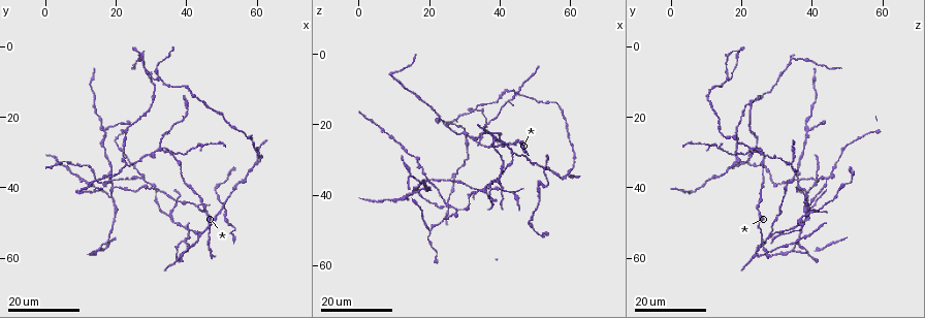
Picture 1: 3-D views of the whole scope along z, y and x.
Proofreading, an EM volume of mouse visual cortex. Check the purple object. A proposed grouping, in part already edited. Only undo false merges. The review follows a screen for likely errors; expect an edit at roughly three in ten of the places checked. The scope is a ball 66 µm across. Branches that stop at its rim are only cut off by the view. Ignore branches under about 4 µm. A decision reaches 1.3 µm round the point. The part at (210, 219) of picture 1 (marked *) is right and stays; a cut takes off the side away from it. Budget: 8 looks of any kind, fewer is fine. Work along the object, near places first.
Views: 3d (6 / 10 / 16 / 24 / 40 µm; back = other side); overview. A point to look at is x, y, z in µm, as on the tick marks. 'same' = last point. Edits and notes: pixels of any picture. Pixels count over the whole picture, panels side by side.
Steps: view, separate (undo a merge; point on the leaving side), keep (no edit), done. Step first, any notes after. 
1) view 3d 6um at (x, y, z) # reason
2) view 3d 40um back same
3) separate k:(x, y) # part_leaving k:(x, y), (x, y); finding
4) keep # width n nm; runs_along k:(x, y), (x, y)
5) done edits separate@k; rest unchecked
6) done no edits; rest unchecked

view 3d 24um at (38.0, 59.0, 24.0) # branch point

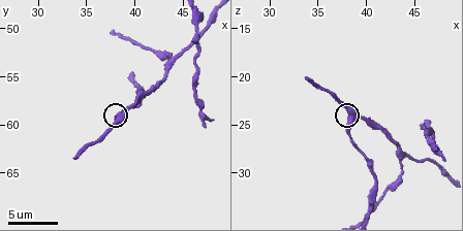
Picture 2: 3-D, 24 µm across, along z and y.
view 3d 10um at (38.2, 59.2, 24.0)

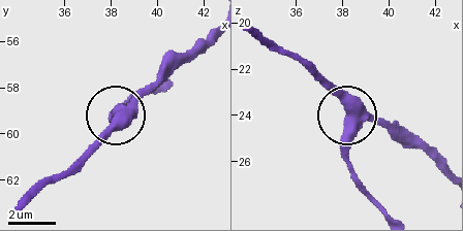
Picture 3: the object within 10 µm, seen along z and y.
keep # arms 3; one neuron here

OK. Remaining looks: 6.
view 3d 16um at (32.0, 28.0, 23.5) # arms run side by side

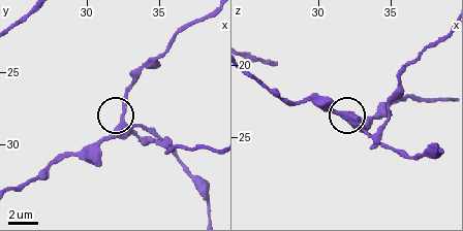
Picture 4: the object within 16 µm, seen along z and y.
view 3d 10um at (32.4, 28.6, 24.2)

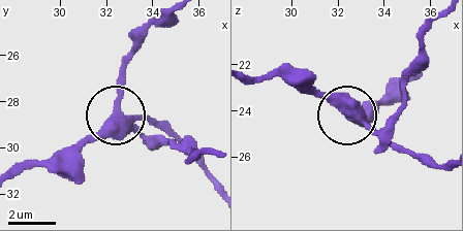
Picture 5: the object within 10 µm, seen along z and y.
separate 5:(166, 141) # part_leaving 5:(366, 124), (382, 128), (398, 106), (402, 76), (435, 20); two neurons meet here

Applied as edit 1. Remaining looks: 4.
view overview

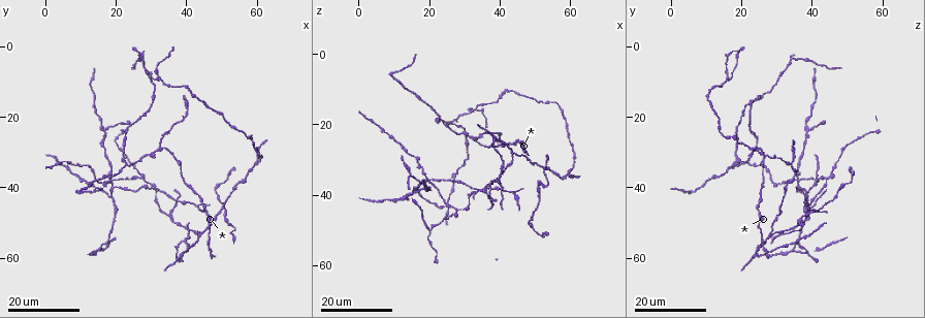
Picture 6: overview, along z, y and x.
view 3d 24um at (23.0, 32.5, 18.0) # arms part here

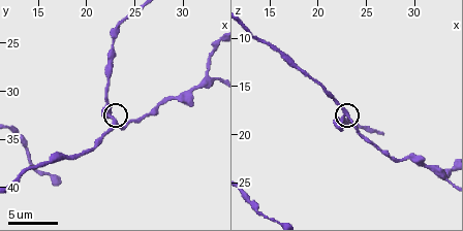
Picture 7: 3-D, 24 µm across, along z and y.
view 3d 10um at (22.6, 33.0, 18.0)

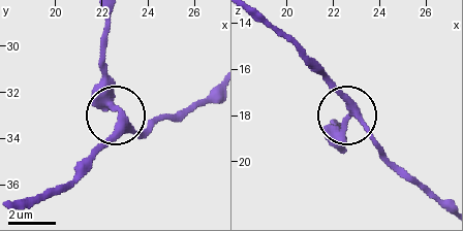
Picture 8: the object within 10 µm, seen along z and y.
keep # side_arm 31 um; runs_along 8:(443, 202), (390, 161), (314, 68); continuous, no second neuron

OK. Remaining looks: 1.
done edits separate@5; rest unchecked

